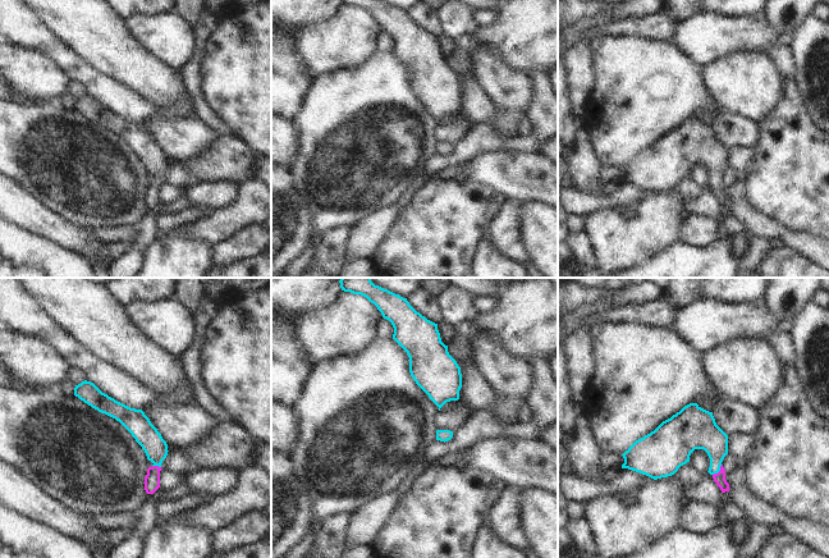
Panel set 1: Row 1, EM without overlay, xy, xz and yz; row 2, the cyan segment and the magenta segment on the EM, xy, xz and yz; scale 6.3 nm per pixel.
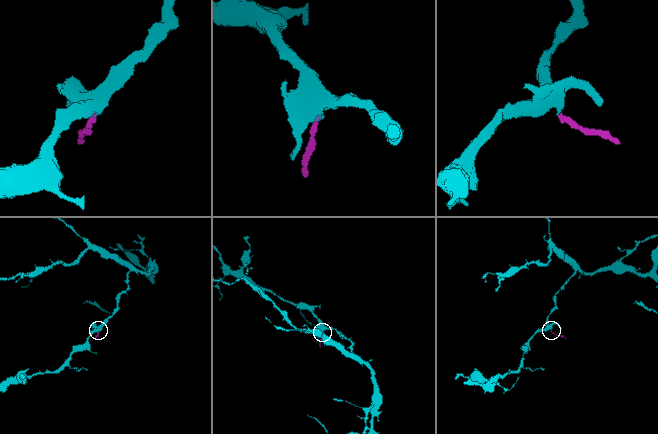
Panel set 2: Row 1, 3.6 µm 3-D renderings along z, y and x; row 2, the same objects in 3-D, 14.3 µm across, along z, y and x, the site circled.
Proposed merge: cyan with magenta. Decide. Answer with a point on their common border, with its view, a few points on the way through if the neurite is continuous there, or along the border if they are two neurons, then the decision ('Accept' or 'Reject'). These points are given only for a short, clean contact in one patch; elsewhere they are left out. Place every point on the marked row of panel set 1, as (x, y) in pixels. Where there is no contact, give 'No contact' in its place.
Touches cyan at yz (718, 471). Path across: yz (704, 434), (715, 446), (718, 471), (719, 478). Accept

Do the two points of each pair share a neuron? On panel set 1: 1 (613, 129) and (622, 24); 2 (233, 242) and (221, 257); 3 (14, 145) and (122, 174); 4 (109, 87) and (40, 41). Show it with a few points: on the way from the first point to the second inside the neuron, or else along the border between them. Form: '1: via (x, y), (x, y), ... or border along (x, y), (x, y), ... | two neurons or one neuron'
1: border along (591, 36), (599, 32), (633, 33), (650, 40) | two neurons
2: via (232, 246), (224, 254) | one neuron
3: via (41, 146), (67, 156), (78, 169), (95, 174) | one neuron
4: via (92, 78), (78, 69), (56, 49) | one neuron

